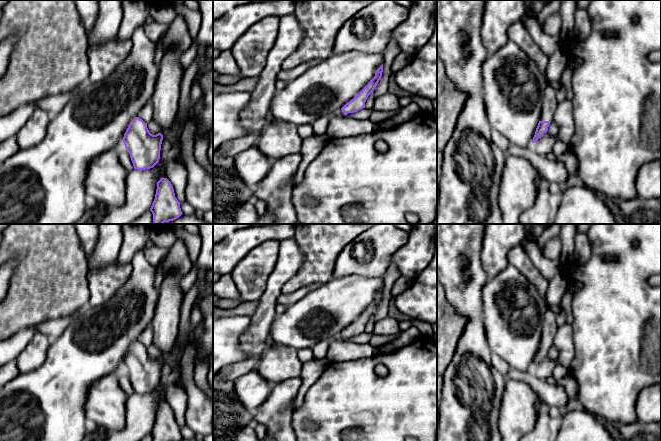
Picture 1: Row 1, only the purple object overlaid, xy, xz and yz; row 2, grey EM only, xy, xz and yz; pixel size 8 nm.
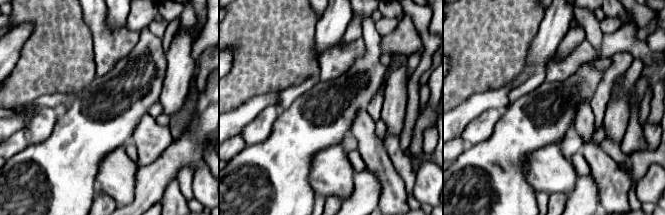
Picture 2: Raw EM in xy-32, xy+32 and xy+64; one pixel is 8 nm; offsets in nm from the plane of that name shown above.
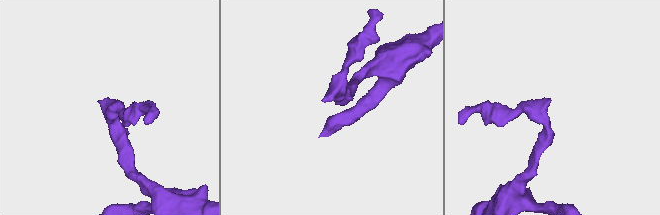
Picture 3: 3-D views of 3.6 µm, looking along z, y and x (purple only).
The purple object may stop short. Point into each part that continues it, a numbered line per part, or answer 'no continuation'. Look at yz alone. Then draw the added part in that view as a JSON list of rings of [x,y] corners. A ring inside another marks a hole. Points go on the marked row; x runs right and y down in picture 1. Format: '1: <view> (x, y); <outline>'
1: yz (550, 103); [[[547,81],[547,87],[544,92],[543,108],[540,116],[540,121],[553,121],[558,101],[556,99],[556,90],[550,86]]]

